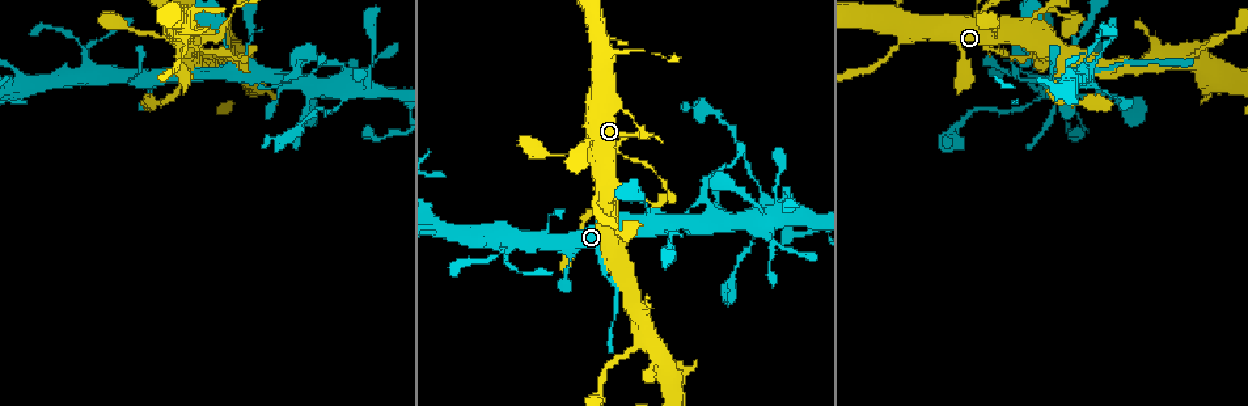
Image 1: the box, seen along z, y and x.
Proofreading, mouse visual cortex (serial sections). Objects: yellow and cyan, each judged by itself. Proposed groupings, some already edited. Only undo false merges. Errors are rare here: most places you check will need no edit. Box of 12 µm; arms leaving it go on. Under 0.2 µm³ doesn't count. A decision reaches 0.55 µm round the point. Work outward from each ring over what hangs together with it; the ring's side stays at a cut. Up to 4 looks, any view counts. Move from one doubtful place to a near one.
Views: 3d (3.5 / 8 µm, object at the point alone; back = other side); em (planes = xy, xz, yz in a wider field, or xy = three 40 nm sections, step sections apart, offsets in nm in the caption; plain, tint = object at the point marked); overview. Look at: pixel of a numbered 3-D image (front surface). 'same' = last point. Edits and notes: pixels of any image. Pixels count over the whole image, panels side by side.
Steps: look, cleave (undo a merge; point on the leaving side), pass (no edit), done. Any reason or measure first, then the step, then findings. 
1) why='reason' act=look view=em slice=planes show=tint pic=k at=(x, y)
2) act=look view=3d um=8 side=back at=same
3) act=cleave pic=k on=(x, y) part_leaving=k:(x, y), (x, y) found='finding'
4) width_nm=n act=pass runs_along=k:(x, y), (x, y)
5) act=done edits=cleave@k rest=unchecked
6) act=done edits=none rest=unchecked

why='calibre changes' act=look view=3d um=8 pic=1 at=(905, 37)

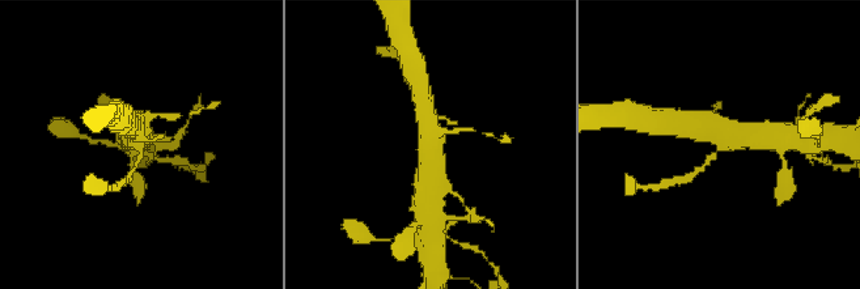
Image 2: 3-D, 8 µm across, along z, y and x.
why='need the tissue' act=look view=em slice=xy step=1 show=tint pic=2 at=(723, 143)

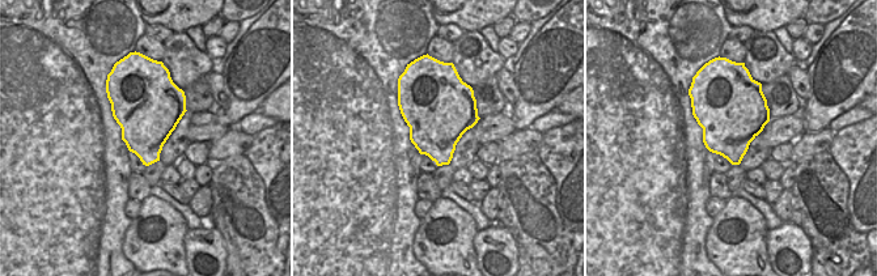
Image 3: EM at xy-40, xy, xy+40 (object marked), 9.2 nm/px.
act=pass runs_along=2:(762, 136), (693, 124) found='all the same cell'

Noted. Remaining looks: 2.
why='four arms meet' act=look view=3d um=3.5 pic=1 at=(347, 92)

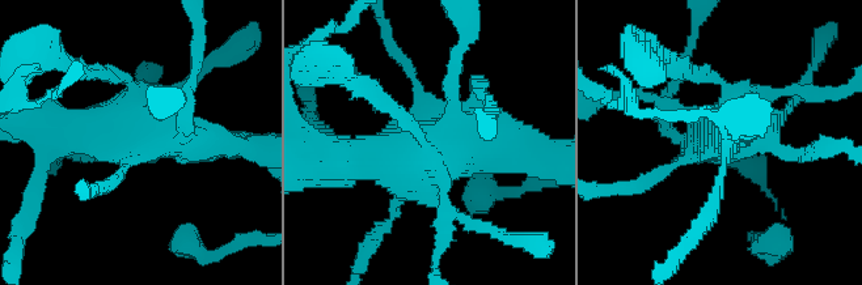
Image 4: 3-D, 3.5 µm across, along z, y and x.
act=look view=em slice=xy step=2 show=tint pic=4 at=(705, 148)

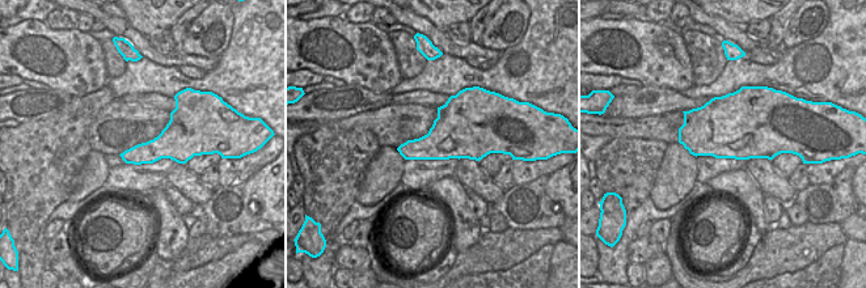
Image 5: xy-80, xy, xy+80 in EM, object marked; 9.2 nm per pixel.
act=cleave pic=4 on=(396, 51) part_leaving=4:(415, 83), (387, 33) found='a second cell is stuck on'

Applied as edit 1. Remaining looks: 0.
act=done edits=cleave@4 rest=unchecked

